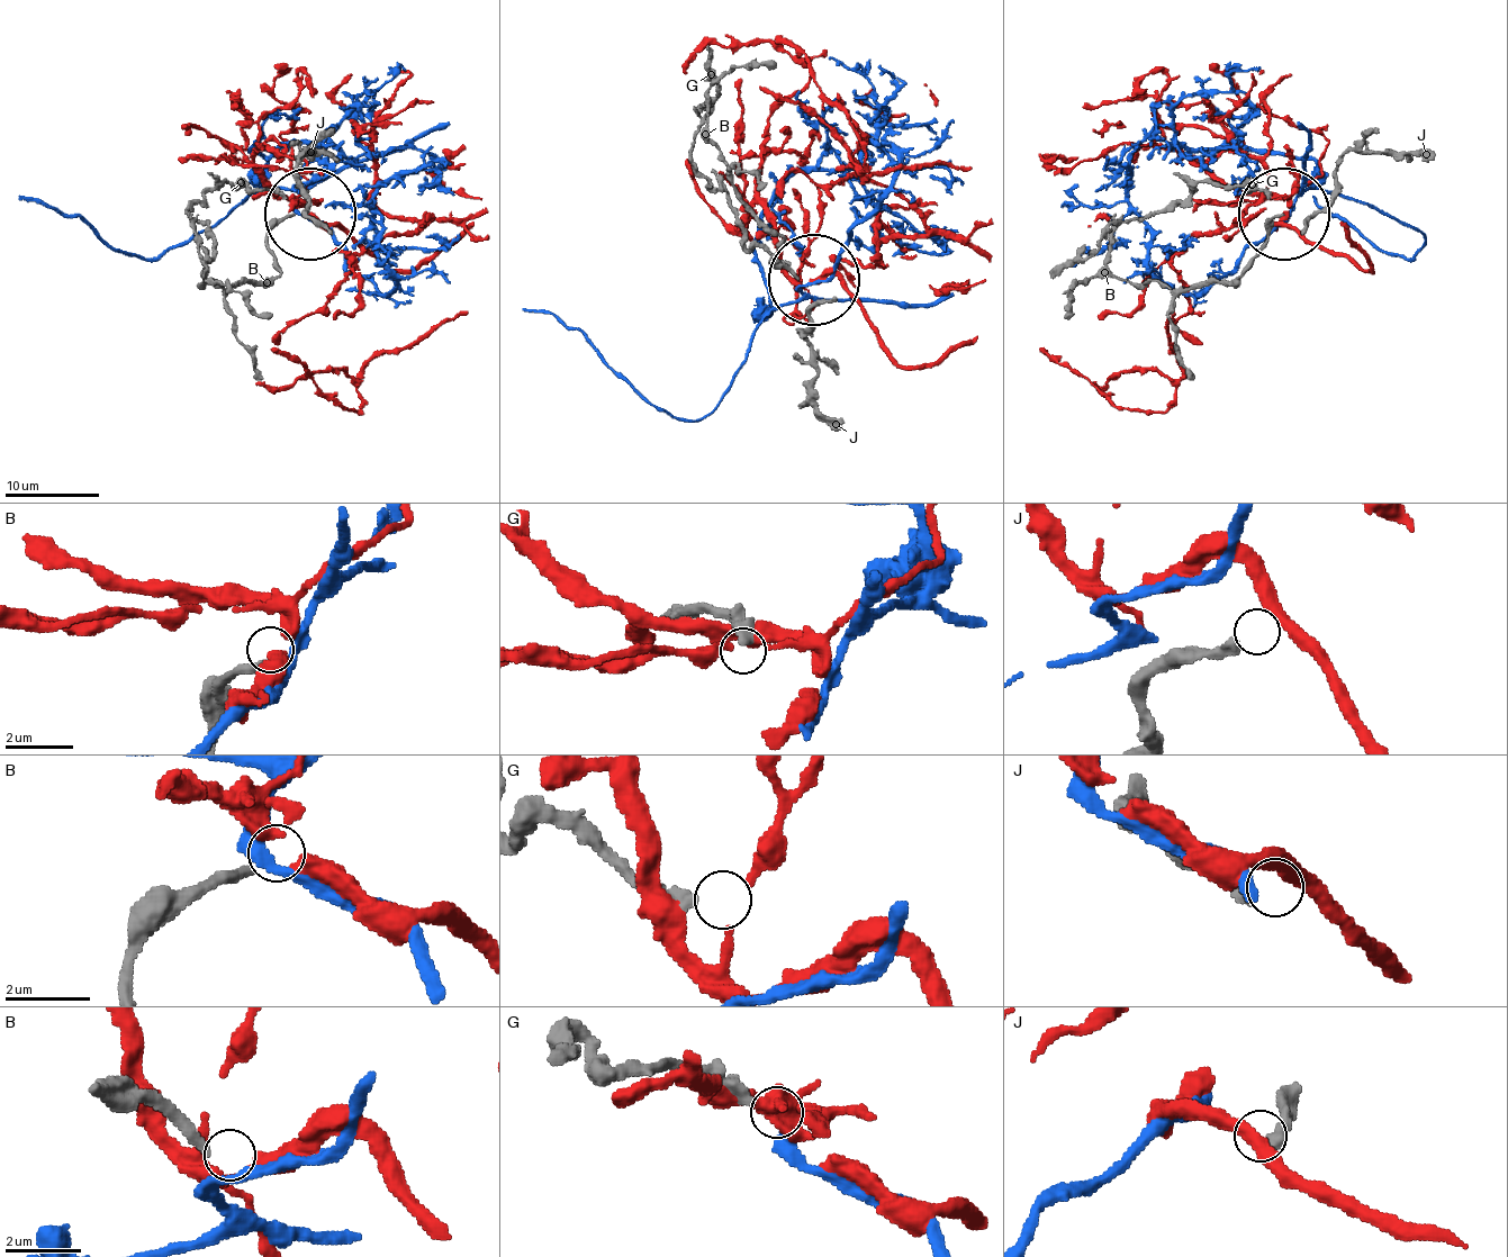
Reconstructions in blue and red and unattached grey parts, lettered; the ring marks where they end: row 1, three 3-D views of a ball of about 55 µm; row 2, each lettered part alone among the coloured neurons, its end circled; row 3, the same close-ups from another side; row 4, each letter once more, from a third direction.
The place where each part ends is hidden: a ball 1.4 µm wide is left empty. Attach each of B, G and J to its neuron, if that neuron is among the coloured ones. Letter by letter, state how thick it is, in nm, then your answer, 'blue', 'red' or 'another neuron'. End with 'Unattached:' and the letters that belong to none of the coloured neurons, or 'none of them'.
B: calibre 260 nm; red
G: calibre 400 nm; another neuron
J: calibre 360 nm; another neuron
Unattached: G, J

